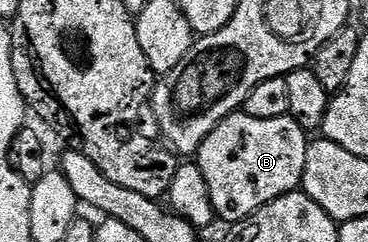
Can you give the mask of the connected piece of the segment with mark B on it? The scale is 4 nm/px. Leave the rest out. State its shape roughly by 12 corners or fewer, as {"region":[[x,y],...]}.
{"region":[[232,114],[198,165],[222,223],[301,189],[309,135]]}

